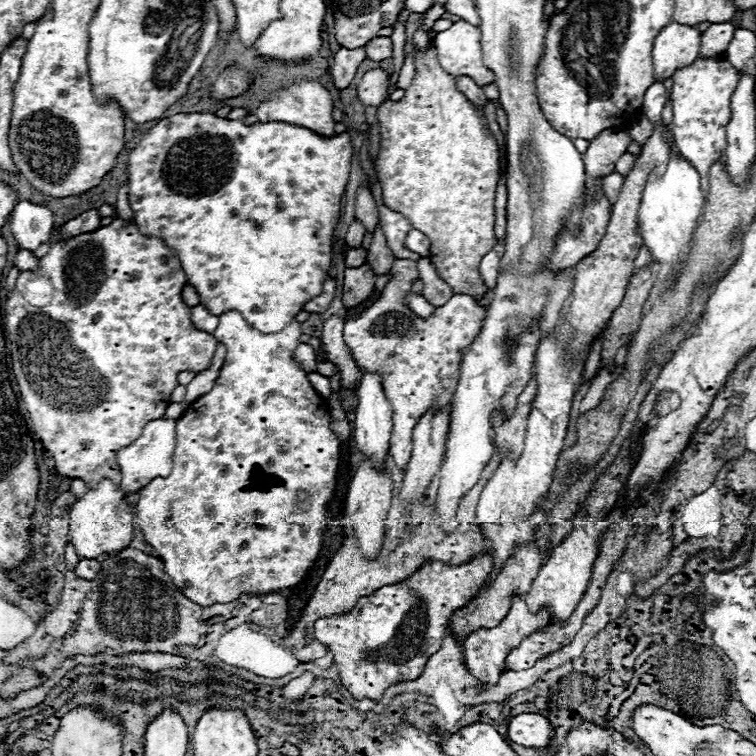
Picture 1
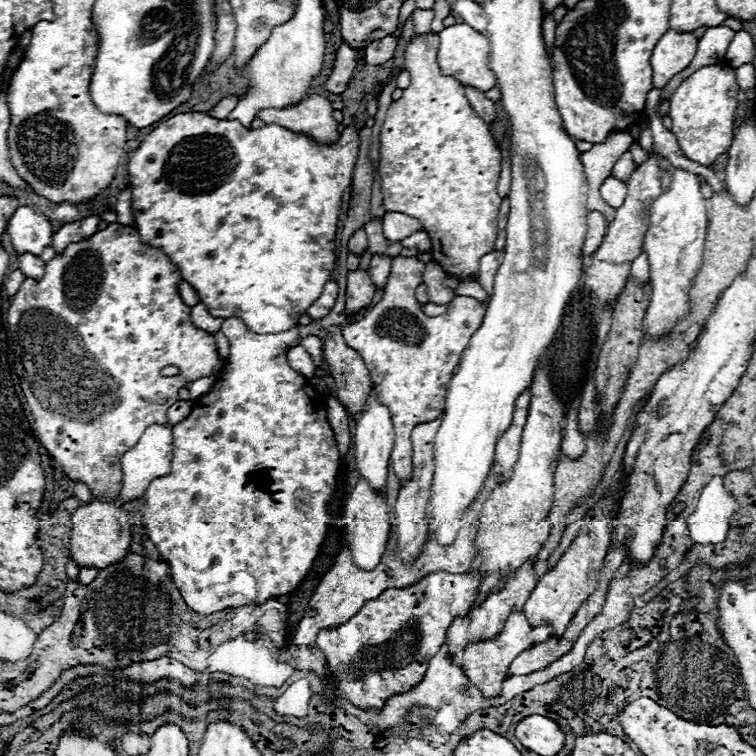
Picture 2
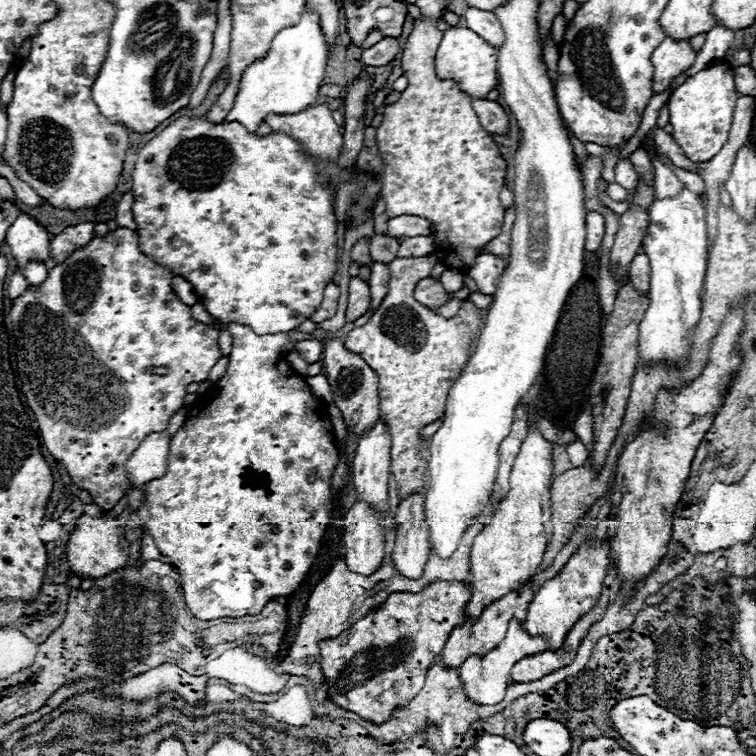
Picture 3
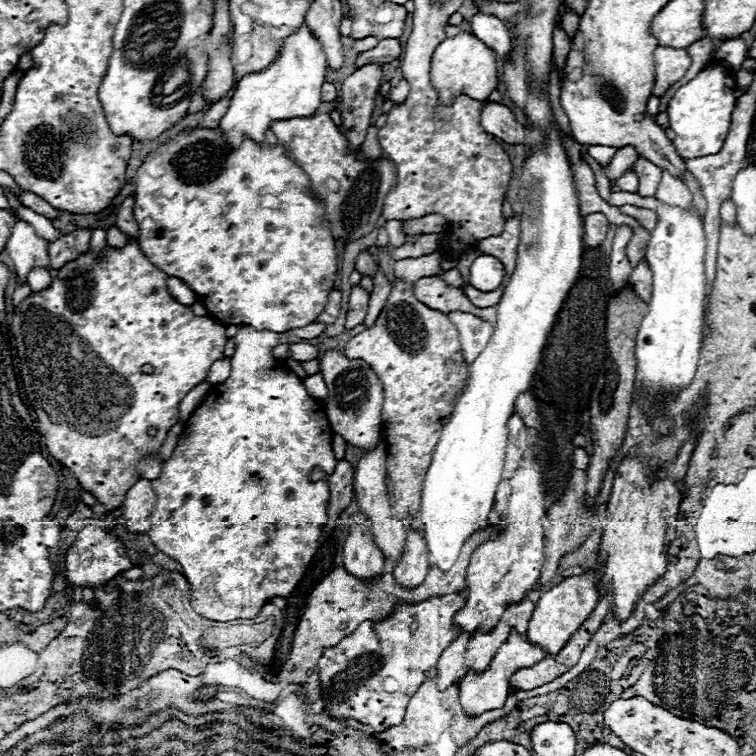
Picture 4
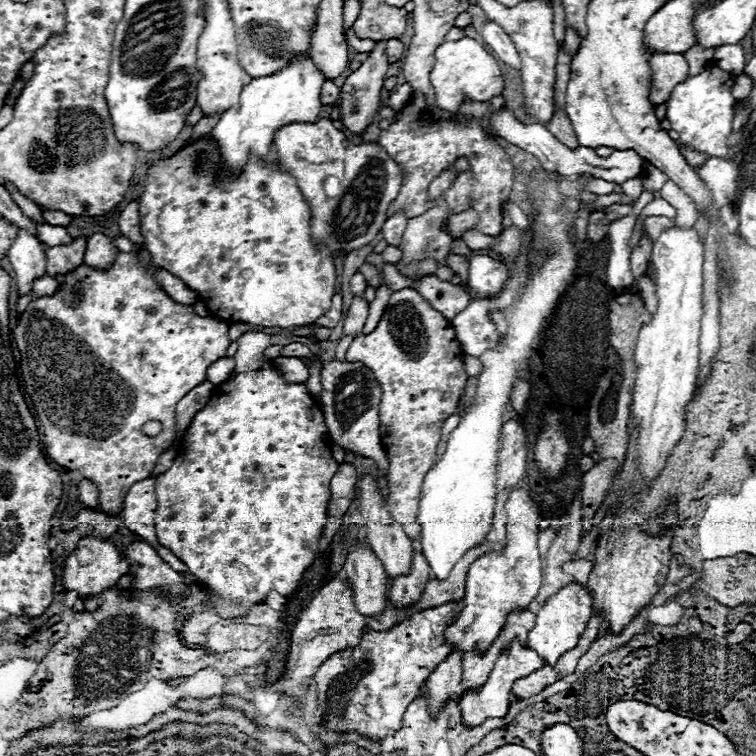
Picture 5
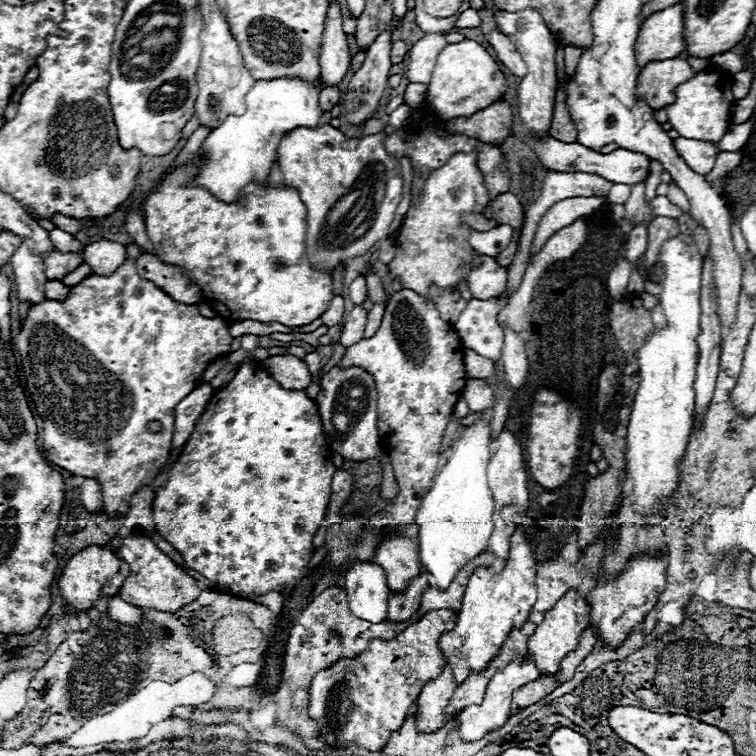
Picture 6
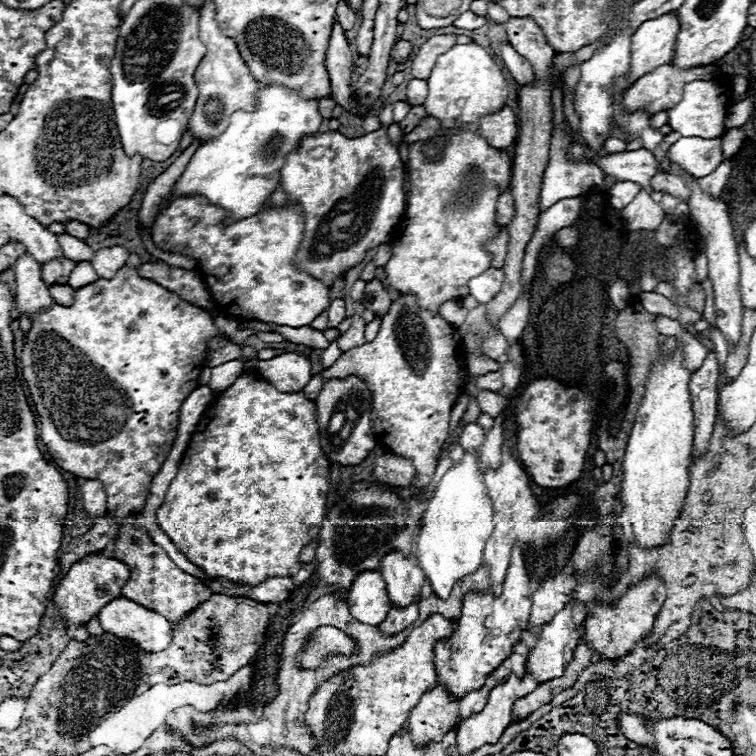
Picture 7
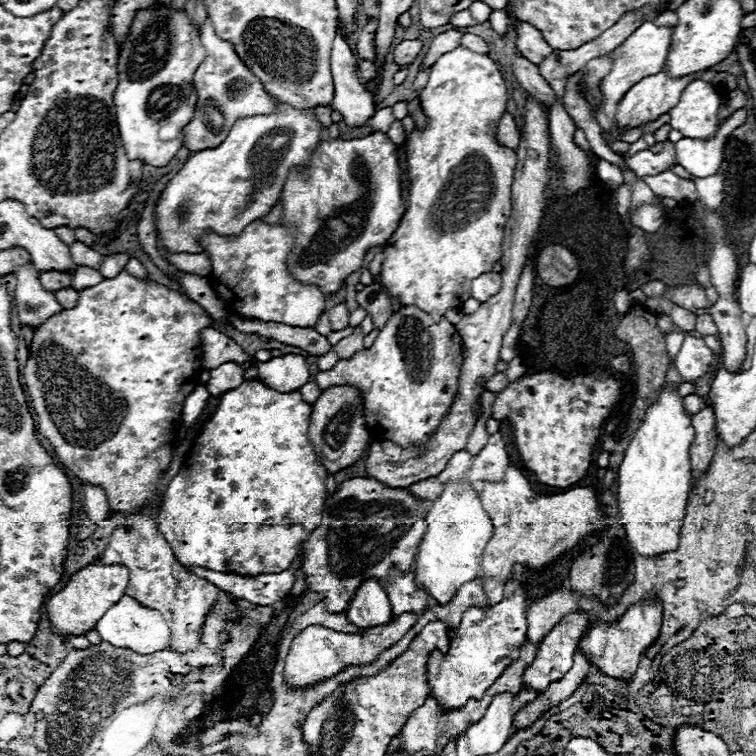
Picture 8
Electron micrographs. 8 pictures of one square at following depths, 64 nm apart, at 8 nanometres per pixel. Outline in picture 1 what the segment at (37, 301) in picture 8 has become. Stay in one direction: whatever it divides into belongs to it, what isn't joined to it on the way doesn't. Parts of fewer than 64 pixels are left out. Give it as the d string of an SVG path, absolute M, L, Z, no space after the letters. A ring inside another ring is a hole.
M18 202L12 210L10 228L20 250L34 252L40 244L50 240L54 228L54 216L48 208L32 204L32 202Z

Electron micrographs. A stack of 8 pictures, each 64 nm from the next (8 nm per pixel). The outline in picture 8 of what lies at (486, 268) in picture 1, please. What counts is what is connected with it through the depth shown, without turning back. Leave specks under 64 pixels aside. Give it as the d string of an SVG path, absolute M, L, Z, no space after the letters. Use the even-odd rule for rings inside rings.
M486 272L486 274L482 274L482 276L472 280L472 286L470 286L472 298L478 300L480 304L486 302L488 298L492 298L494 294L500 292L500 284L502 284L502 276L500 274Z

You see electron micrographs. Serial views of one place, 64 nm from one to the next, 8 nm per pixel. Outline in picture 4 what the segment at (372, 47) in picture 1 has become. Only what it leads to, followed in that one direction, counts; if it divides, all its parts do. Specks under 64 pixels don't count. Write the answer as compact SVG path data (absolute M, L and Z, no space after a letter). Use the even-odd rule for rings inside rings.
M386 38L386 40L382 40L374 50L368 50L368 52L358 54L354 66L360 68L362 64L368 64L368 62L388 64L388 62L400 58L400 54L402 54L402 46L400 46L398 38Z

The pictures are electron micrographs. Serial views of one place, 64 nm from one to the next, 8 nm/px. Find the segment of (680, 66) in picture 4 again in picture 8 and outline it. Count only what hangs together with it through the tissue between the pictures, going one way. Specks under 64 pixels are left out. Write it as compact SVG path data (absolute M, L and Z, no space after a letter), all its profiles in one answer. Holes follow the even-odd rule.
M706 70L706 72L700 72L700 74L694 74L694 76L684 76L684 78L678 78L678 80L672 80L668 78L664 72L658 72L654 76L646 76L642 78L638 84L634 84L626 96L620 100L618 104L618 110L616 110L616 124L618 128L624 132L624 130L630 130L630 128L638 128L646 122L654 122L658 120L662 114L666 114L670 108L674 108L680 100L680 94L682 90L686 88L686 84L690 84L694 78L702 78L706 82L710 82L714 78L714 70Z

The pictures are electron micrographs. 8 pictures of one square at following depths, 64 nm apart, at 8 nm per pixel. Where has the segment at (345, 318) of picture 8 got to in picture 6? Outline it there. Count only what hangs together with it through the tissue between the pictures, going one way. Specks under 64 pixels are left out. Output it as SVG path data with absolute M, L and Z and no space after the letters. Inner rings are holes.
M334 296L330 302L330 308L322 314L322 322L324 326L336 326L340 324L344 318L344 298L342 296Z

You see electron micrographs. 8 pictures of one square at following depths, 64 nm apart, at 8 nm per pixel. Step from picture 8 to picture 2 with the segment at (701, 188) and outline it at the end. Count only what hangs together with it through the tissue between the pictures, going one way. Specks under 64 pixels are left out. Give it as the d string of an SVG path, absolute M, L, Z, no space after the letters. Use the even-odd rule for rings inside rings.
M728 64L704 66L692 76L688 76L670 98L670 118L672 134L676 136L686 158L710 166L720 154L724 154L732 142L732 124L736 112L738 84L734 68Z

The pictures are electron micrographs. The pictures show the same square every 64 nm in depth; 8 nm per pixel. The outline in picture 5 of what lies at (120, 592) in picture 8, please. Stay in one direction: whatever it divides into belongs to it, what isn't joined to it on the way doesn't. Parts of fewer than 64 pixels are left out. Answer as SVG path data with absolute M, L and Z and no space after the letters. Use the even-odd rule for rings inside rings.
M82 538L76 546L76 550L68 556L66 566L64 566L64 576L62 576L62 584L66 590L76 592L82 600L92 596L92 594L100 594L104 590L110 590L118 584L118 580L130 572L130 564L126 562L126 558L122 556L122 552L118 552L110 542L100 540L100 538Z

